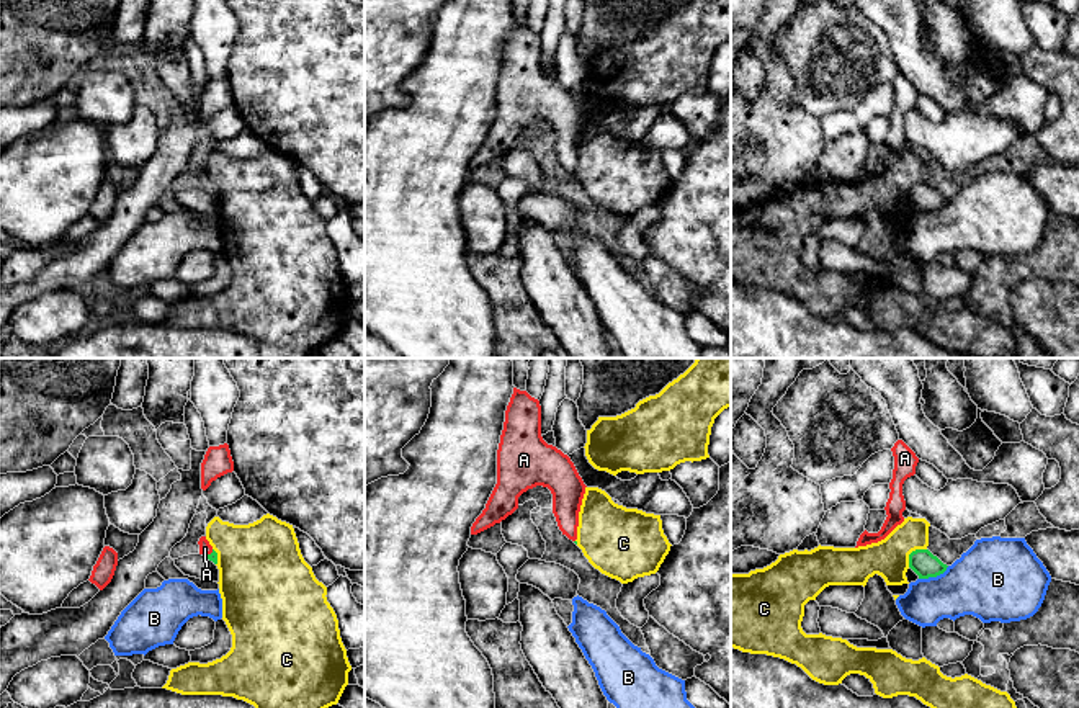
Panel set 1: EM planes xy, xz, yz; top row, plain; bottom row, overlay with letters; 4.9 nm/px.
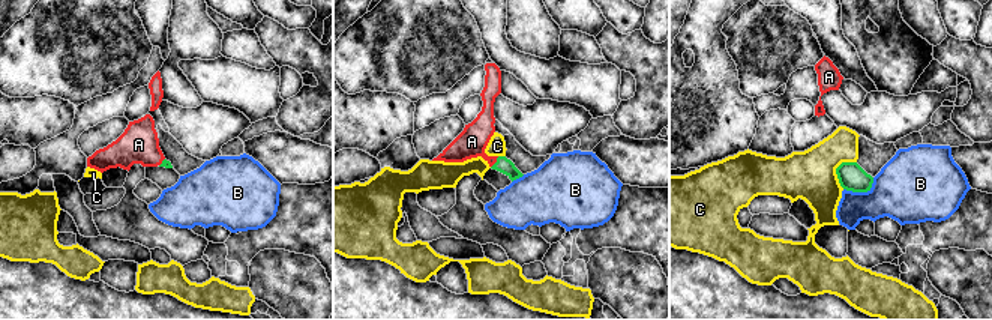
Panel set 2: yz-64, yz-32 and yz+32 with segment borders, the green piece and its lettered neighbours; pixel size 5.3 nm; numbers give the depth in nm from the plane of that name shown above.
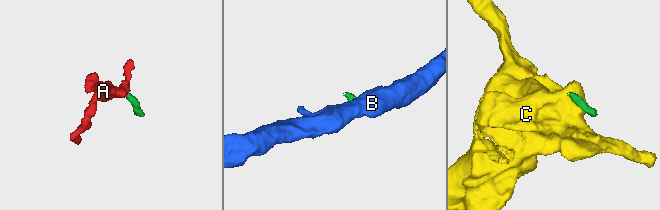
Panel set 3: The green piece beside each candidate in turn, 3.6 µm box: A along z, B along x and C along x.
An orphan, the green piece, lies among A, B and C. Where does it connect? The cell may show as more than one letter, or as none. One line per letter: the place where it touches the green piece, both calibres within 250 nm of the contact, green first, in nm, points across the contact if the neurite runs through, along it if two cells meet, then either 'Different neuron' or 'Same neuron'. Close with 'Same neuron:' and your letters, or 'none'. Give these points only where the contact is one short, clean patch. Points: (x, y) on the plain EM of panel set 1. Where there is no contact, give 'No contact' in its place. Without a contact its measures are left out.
A: Touches green at xy (208, 188). Thickness 50 nm (green) against 60 nm. Path across: xy (213, 190), (208, 188), (205, 182). Same neuron
B: Touches green at yz (934, 210). Thickness 120 nm (green) against 340 nm. Boundary: yz (949, 200), (935, 210), (919, 213). Different neuron
C: Touches green at yz (911, 187). Thickness 120 nm (green) against 190 nm. Different neuron
Same neuron: A

